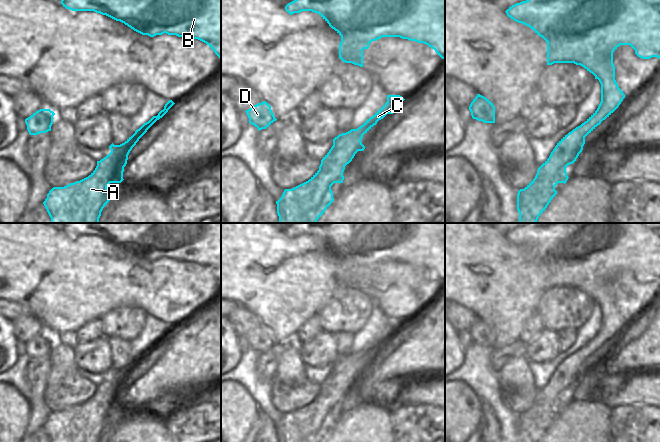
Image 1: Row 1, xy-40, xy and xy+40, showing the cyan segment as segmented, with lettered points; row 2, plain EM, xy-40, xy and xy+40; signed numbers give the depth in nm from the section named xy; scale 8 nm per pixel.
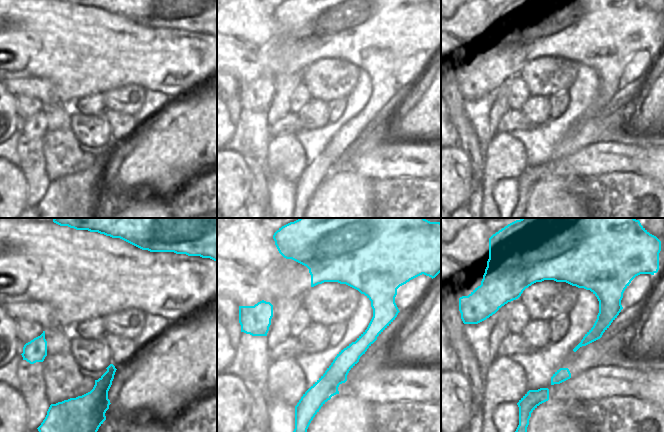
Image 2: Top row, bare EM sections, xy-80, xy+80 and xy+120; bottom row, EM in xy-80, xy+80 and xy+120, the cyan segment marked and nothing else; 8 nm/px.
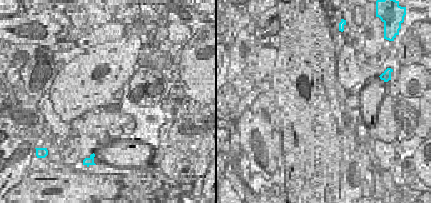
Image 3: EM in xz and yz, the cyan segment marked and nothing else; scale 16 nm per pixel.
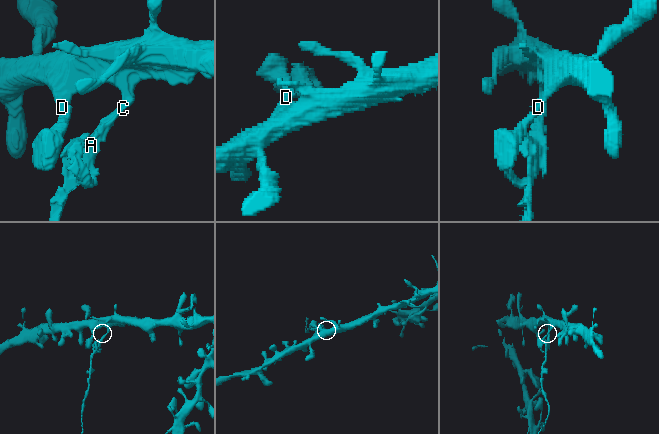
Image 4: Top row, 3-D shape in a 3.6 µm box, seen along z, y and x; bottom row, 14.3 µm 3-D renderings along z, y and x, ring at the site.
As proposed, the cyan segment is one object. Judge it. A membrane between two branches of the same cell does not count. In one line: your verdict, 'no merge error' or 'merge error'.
merge error

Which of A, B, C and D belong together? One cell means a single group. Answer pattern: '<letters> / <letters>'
A / B C D

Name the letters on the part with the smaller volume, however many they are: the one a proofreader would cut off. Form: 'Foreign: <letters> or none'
Foreign: A.

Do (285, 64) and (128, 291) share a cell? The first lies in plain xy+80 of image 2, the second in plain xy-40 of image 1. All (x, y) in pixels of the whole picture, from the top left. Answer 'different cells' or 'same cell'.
same cell

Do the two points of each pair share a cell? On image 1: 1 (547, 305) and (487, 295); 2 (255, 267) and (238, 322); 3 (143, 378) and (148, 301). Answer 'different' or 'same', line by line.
1: different
2: different
3: different

